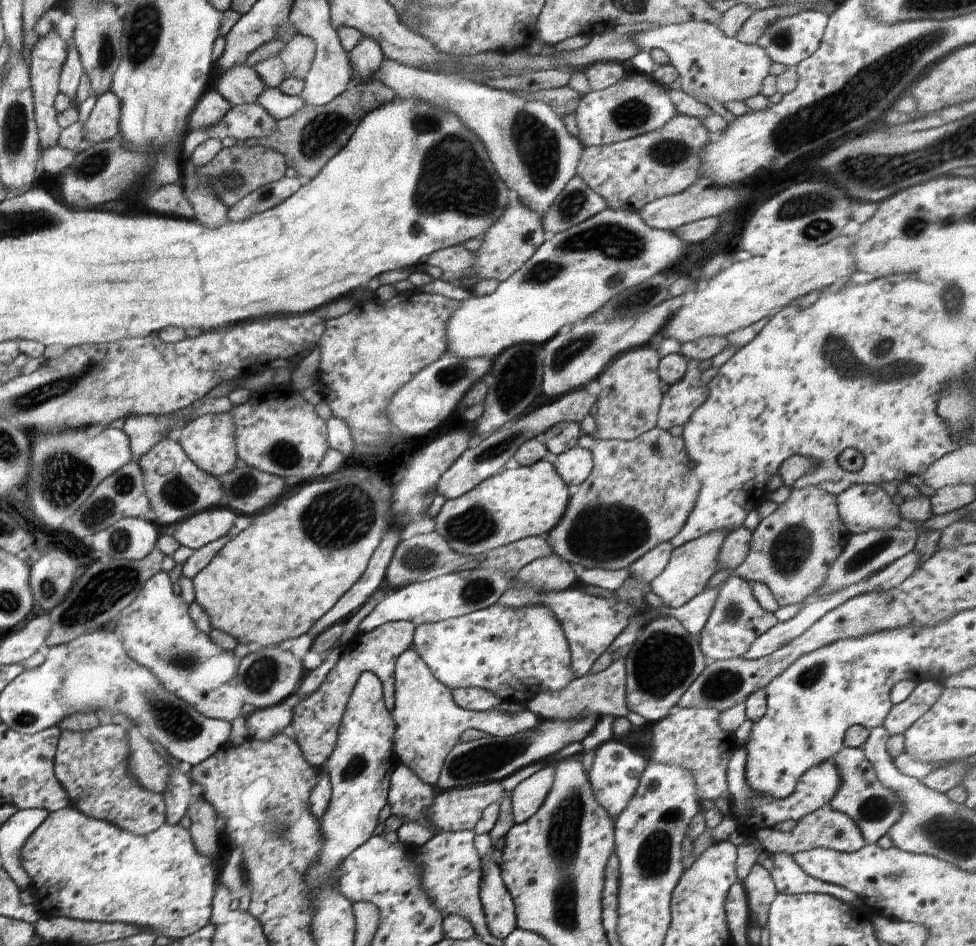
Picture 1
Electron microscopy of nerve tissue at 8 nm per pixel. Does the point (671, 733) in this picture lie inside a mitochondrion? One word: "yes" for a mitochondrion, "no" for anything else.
no

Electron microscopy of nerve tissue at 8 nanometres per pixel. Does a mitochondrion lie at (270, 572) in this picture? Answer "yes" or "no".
no

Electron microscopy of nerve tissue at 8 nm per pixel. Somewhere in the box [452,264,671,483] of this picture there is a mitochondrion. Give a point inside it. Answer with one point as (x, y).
(574, 349)

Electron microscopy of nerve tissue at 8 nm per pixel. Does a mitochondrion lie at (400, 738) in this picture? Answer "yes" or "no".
no

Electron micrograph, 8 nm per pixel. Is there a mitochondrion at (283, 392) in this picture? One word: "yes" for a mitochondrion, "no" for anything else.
no

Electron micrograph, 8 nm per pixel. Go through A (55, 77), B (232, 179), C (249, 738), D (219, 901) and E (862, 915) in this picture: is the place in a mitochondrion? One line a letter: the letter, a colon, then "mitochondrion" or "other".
A: other
B: mitochondrion
C: other
D: other
E: other

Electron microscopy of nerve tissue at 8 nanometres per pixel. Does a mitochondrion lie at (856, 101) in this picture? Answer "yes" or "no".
yes

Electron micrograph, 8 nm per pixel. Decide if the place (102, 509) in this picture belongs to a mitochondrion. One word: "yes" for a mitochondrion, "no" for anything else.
yes

